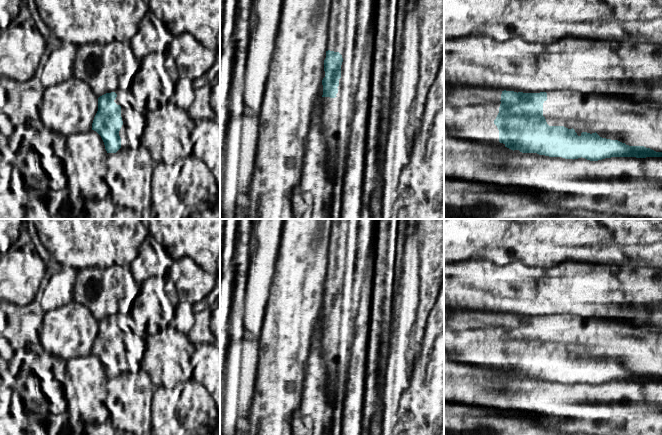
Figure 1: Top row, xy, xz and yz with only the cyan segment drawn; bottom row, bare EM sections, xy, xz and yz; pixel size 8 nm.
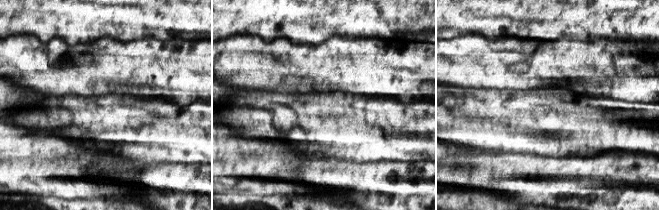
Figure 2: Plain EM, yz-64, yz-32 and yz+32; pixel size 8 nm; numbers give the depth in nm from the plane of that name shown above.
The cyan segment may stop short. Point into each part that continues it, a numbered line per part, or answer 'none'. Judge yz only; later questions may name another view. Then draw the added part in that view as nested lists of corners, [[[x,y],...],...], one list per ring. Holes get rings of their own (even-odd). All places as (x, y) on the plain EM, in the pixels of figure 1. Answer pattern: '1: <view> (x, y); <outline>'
1: yz (474, 345); [[[450,310],[444,313],[444,352],[457,362],[504,371],[494,348],[501,318],[501,313],[491,312]]]
2: yz (633, 349); [[[548,315],[547,324],[543,327],[543,340],[549,350],[564,350],[574,353],[578,360],[582,356],[597,357],[600,361],[618,364],[629,370],[644,370],[656,376],[662,376],[662,332],[635,330],[626,326],[608,324],[593,319],[584,320],[571,315]]]

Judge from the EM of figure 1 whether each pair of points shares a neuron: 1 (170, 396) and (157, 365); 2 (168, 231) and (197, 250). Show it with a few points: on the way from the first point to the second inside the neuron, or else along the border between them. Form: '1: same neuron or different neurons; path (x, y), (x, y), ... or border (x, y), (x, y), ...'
1: different neurons; border (188, 379), (172, 387), (156, 387)
2: same neuron; path (175, 231), (178, 231), (190, 243)

